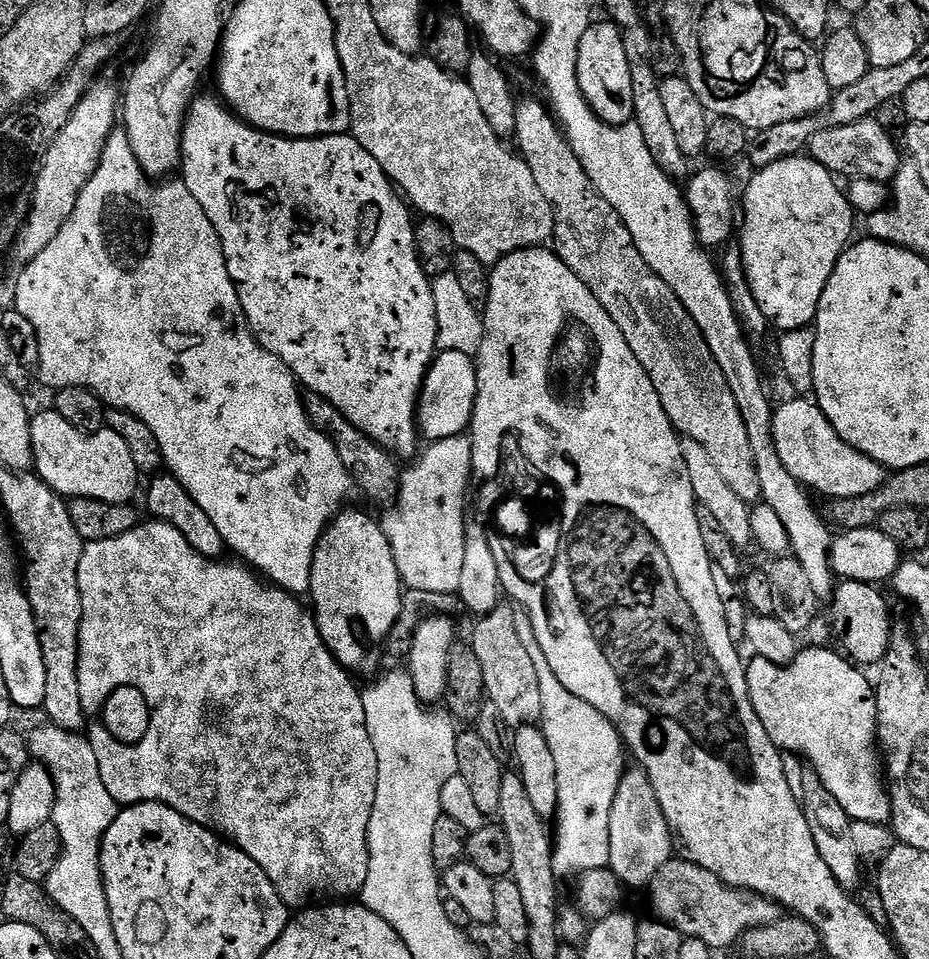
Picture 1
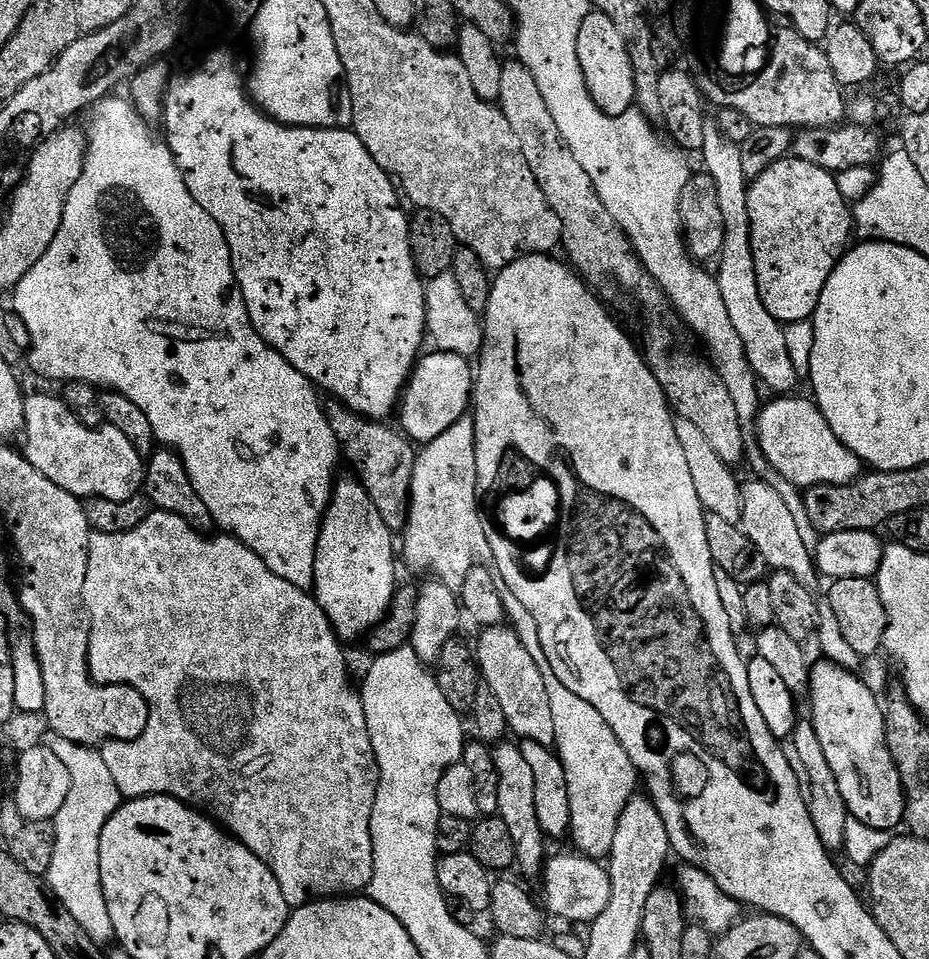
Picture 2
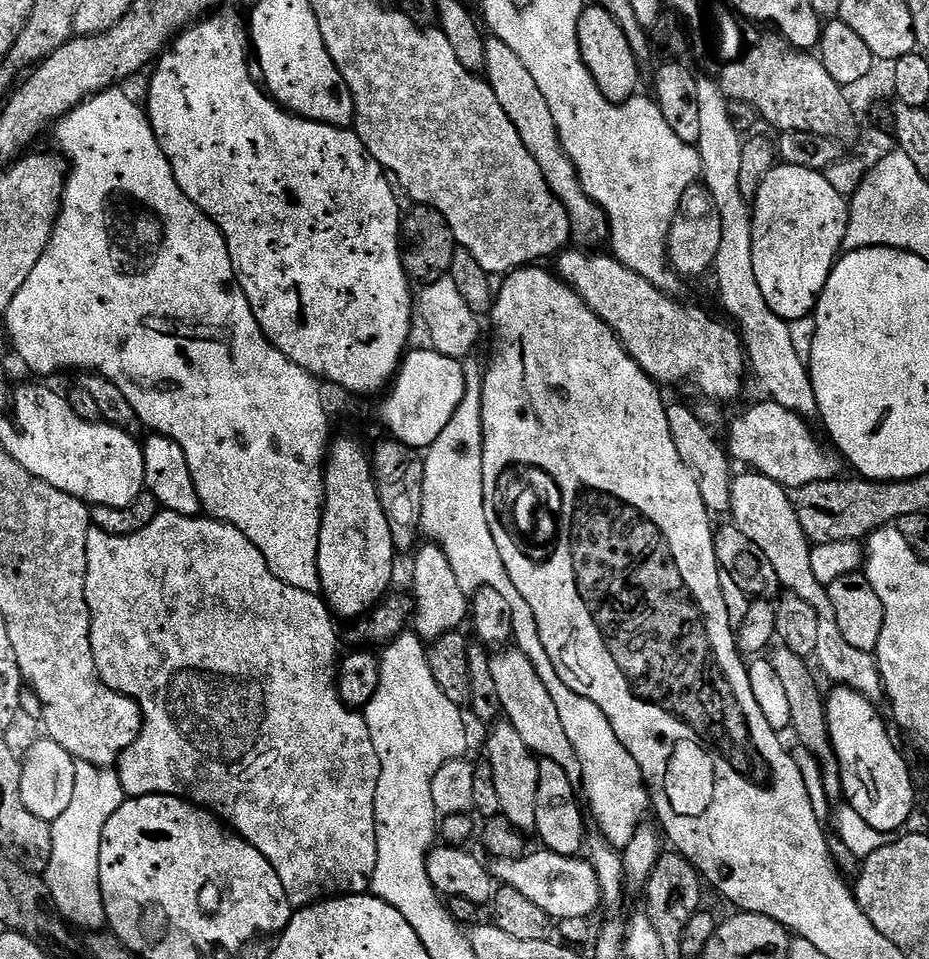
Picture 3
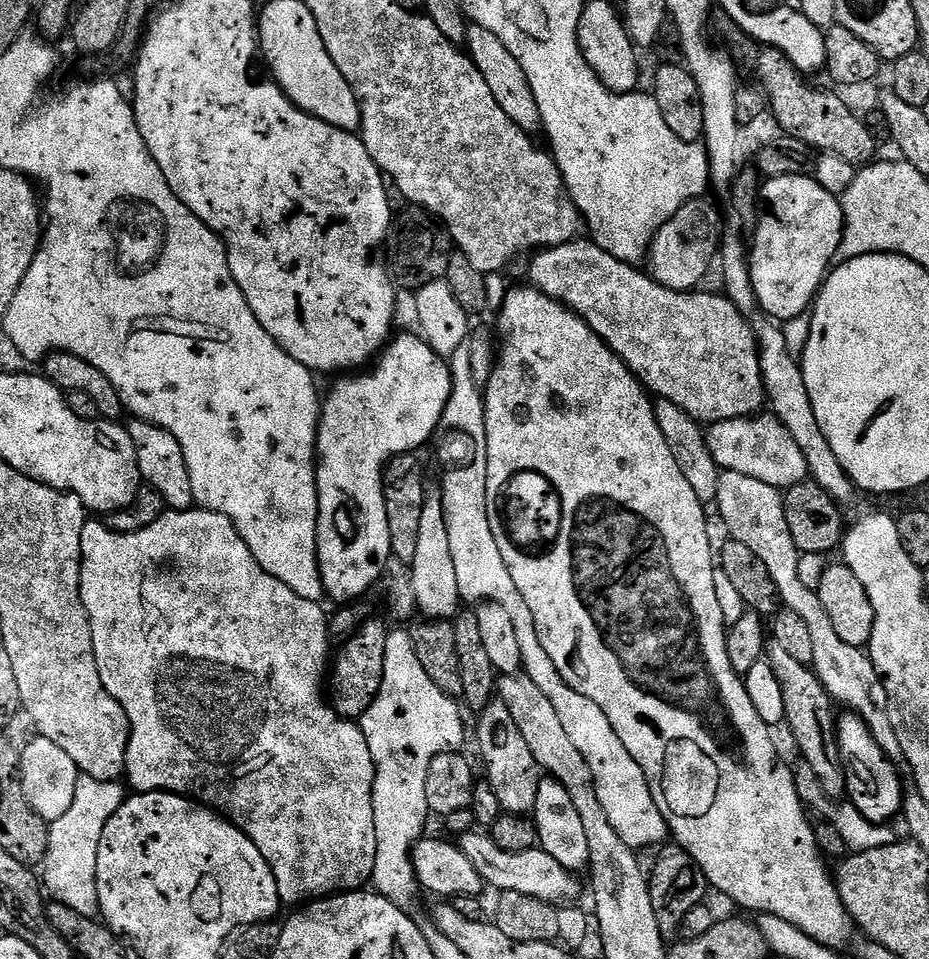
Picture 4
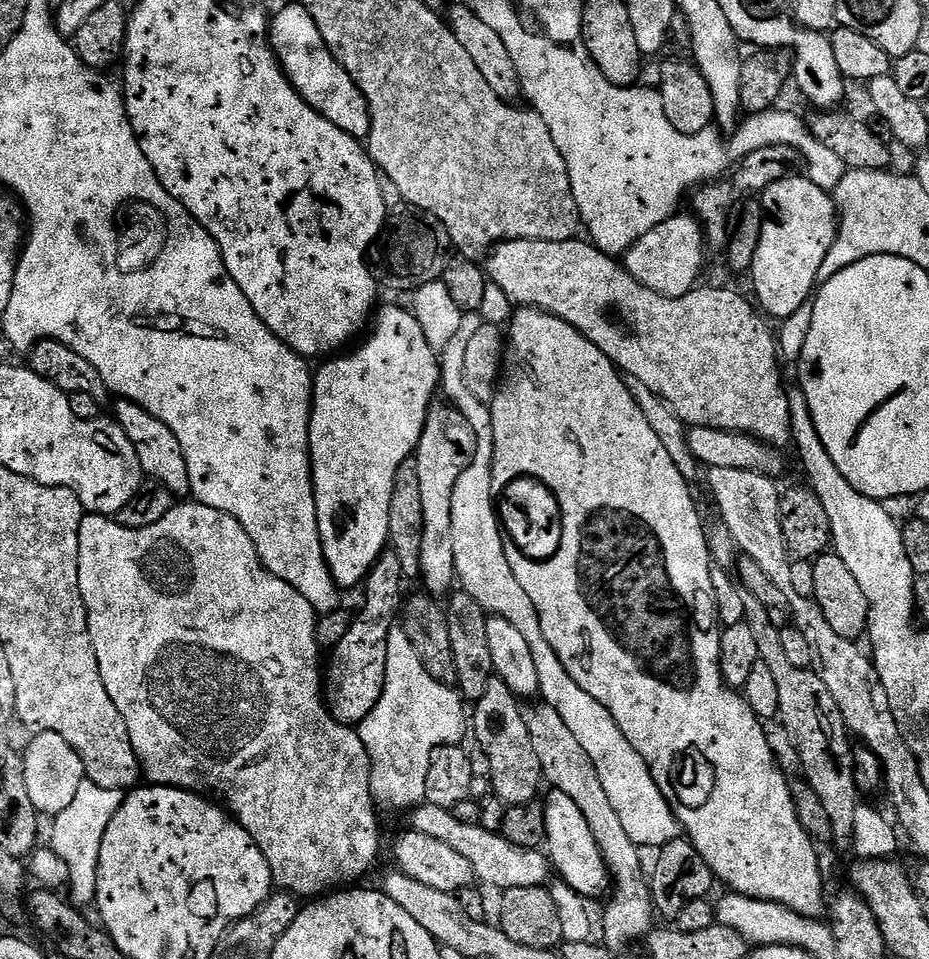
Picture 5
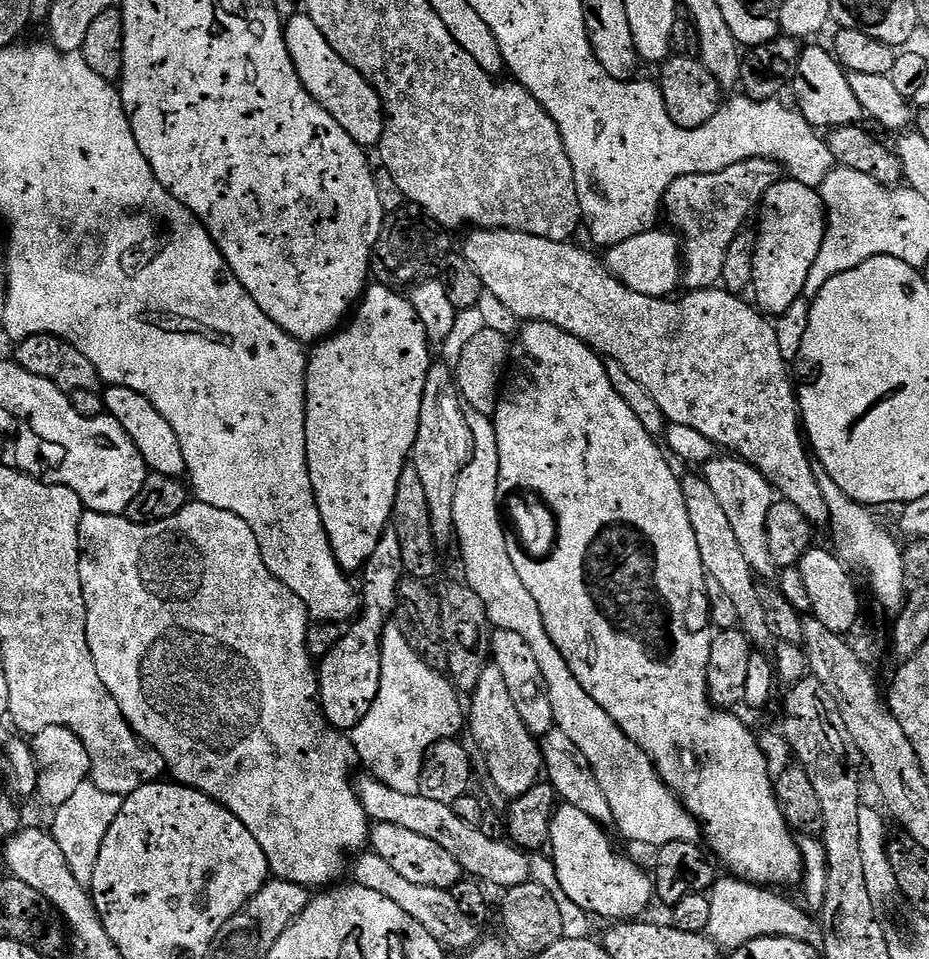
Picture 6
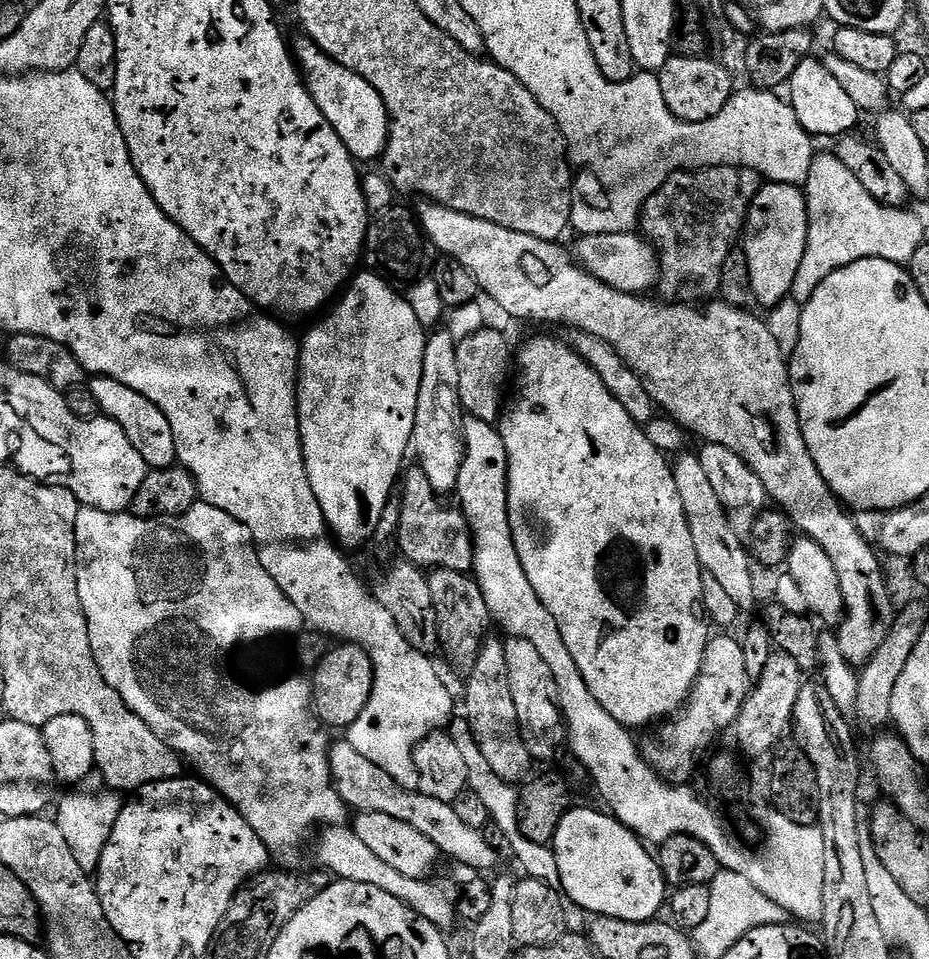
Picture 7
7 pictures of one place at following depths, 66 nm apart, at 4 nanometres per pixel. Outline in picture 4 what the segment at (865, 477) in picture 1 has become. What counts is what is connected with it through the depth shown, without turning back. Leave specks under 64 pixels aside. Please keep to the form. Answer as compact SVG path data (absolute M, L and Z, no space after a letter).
M757 414L755 416L739 416L733 420L723 420L709 425L705 431L705 436L707 449L713 455L715 464L725 472L746 474L746 478L758 478L758 482L766 482L766 486L774 486L781 490L786 490L798 482L809 479L806 458L802 456L798 442L790 436L790 430L777 416Z

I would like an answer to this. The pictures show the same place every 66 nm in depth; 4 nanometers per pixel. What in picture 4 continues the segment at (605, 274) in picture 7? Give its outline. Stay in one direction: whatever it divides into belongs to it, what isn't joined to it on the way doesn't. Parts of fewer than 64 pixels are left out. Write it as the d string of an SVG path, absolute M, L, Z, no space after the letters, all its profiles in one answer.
M697 198L686 202L663 224L658 234L652 239L650 255L646 268L653 280L658 281L675 292L691 292L699 289L708 271L713 271L722 243L722 220L720 212L708 201L708 198Z

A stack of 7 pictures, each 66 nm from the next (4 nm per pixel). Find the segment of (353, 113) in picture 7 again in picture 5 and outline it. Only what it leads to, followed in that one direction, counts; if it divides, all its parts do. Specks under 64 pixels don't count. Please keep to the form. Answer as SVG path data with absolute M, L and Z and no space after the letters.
M303 3L288 4L270 20L270 43L281 68L288 76L288 81L297 88L301 98L316 113L346 130L358 141L363 141L370 134L370 110L362 90L346 74L346 70L332 56L326 46L314 18L305 10Z

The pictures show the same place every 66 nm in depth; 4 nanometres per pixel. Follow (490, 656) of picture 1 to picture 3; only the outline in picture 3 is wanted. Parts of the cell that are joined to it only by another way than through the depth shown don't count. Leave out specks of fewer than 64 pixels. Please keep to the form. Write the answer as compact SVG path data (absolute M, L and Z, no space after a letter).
M515 646L505 647L496 653L490 659L490 674L498 690L498 699L502 702L503 719L512 723L514 730L518 730L518 735L522 737L522 742L526 742L526 746L530 746L530 750L540 760L556 762L569 779L579 781L580 763L574 754L574 746L570 746L570 738L566 738L566 729L562 727L558 706L554 706L550 690L546 690L542 678L538 678L534 662L530 662L530 658L526 658L526 654L522 654Z

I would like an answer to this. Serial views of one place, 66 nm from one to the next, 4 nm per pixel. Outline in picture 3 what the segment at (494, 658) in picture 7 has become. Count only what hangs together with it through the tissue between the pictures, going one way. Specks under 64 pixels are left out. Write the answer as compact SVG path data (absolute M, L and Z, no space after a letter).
M499 719L487 729L488 756L486 763L494 774L494 790L498 790L500 815L514 822L518 830L525 834L535 833L538 822L538 778L540 777L540 760L535 752L522 742L518 730L506 719Z

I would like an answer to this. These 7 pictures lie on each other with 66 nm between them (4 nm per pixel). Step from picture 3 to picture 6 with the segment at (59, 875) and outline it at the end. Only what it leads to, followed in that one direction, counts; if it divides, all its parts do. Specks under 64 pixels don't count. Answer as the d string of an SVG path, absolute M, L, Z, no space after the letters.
M94 783L83 784L74 790L72 797L63 806L55 809L50 825L53 838L66 854L66 862L70 862L70 870L74 870L74 878L85 886L91 885L94 878L94 866L98 866L98 854L102 850L104 835L110 830L114 818L118 818L118 810L122 810L124 797L118 794L106 794L106 790L98 790Z

